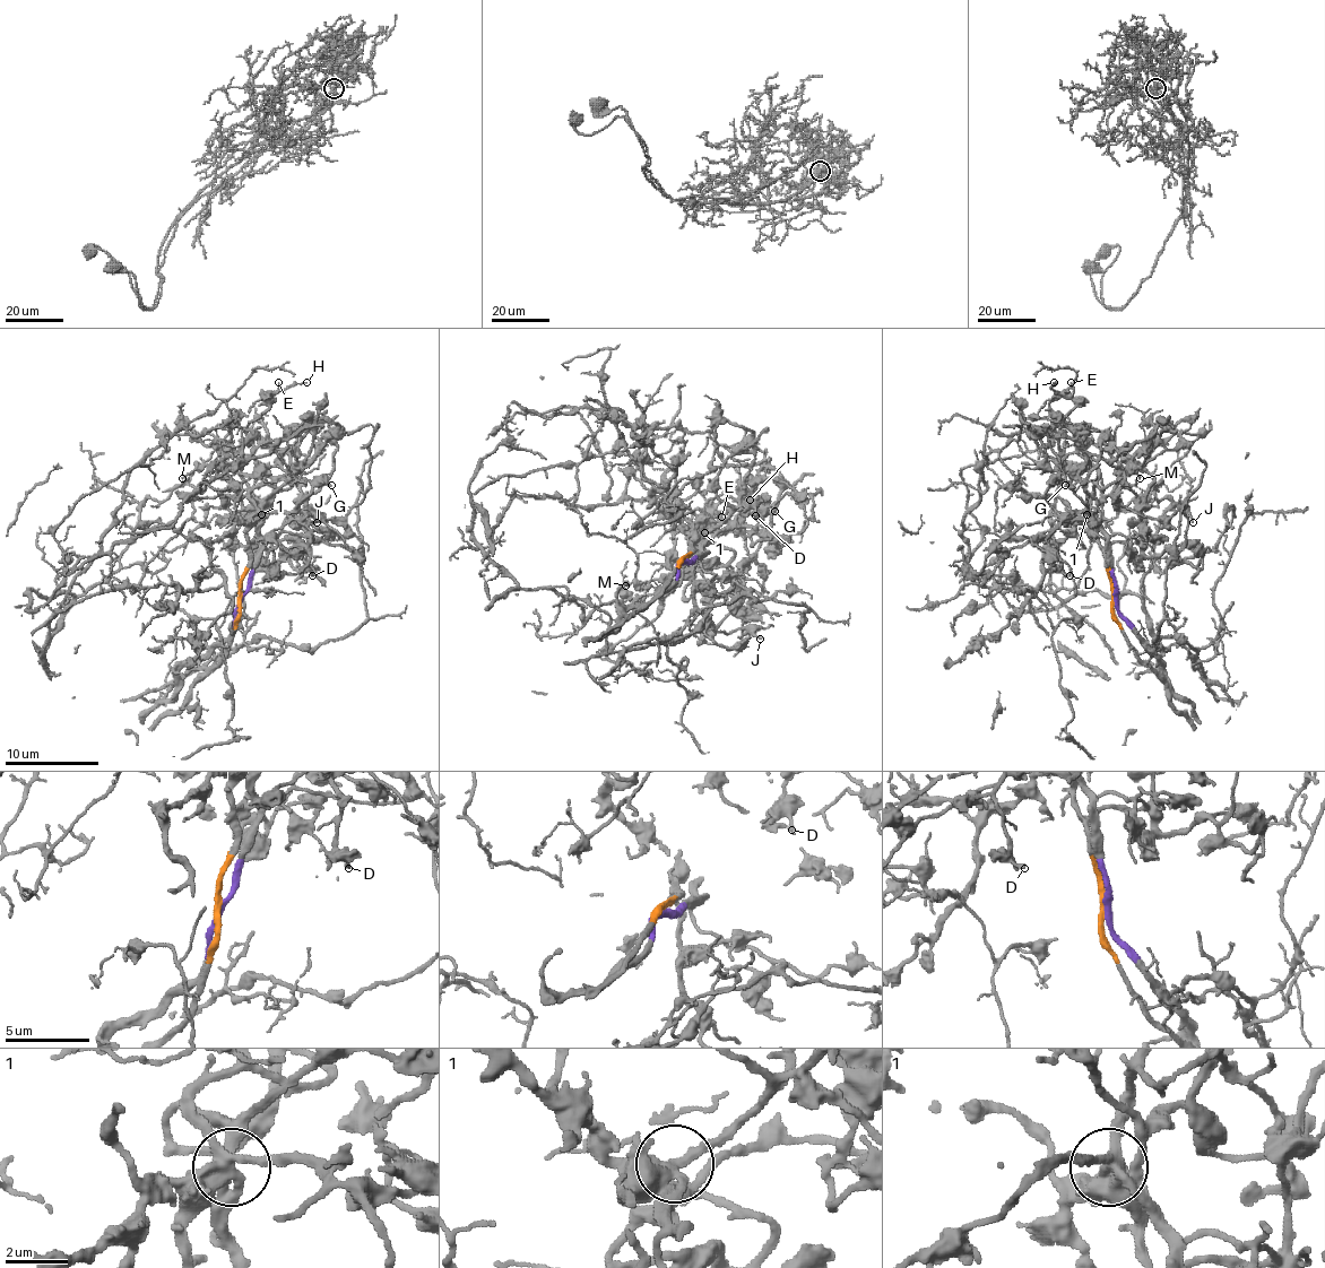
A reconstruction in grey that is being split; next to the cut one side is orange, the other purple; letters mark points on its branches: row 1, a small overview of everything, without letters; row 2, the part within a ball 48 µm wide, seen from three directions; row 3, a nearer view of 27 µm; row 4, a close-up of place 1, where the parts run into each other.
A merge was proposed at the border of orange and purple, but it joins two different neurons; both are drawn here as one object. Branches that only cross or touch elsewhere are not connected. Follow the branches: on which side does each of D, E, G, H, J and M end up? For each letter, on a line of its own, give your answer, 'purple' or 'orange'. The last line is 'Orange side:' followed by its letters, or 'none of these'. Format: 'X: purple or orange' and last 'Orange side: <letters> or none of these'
D: orange
E: orange
G: purple
H: orange
J: orange
M: orange
Orange side: D, E, H, J, M

